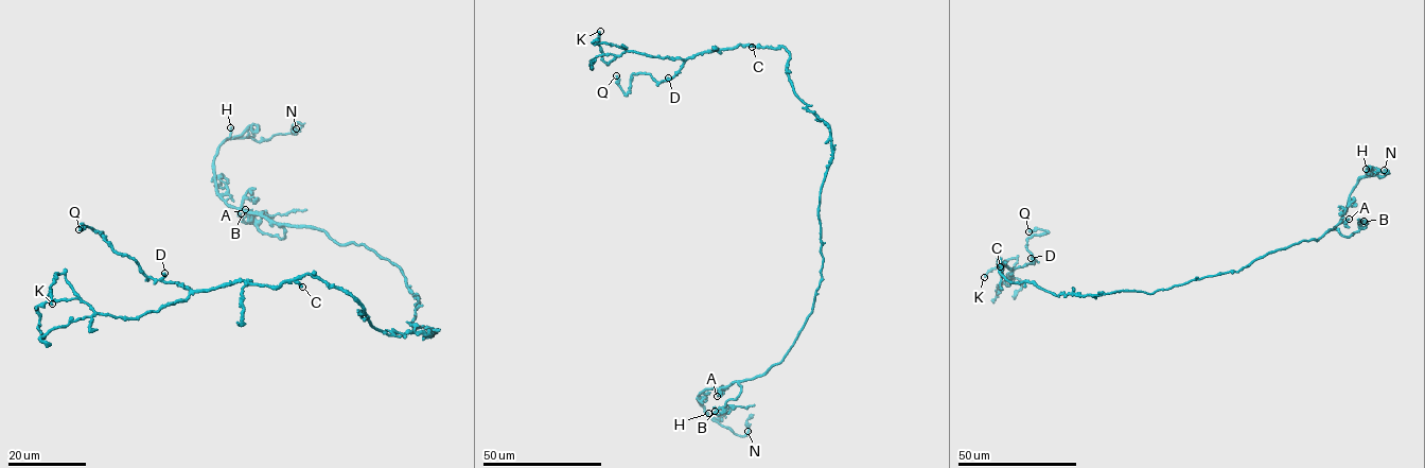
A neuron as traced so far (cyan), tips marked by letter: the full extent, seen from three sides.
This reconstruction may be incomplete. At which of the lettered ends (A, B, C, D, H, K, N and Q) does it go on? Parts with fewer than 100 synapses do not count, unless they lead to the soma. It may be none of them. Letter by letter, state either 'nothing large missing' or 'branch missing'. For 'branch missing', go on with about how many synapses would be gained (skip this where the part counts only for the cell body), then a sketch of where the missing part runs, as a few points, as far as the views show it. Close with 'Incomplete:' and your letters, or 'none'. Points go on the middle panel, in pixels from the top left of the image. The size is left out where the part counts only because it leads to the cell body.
A: nothing large missing
B: nothing large missing
C: nothing large missing
D: nothing large missing
H: branch missing; course (708, 413), (711, 386), (700, 374), (673, 359)
K: nothing large missing
N: nothing large missing
Q: nothing large missing
Incomplete: H

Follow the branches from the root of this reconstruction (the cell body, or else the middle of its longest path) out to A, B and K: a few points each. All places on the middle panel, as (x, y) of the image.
A: (821, 187), (817, 217), (823, 264), (812, 310), (780, 362), (763, 374), (722, 386), (717, 396)
B: (821, 187), (817, 217), (823, 264), (812, 310), (784, 359), (763, 374), (739, 381), (740, 394), (715, 411)
K: (821, 187), (830, 127), (794, 91), (783, 47), (685, 58), (625, 51), (607, 64), (600, 31)

